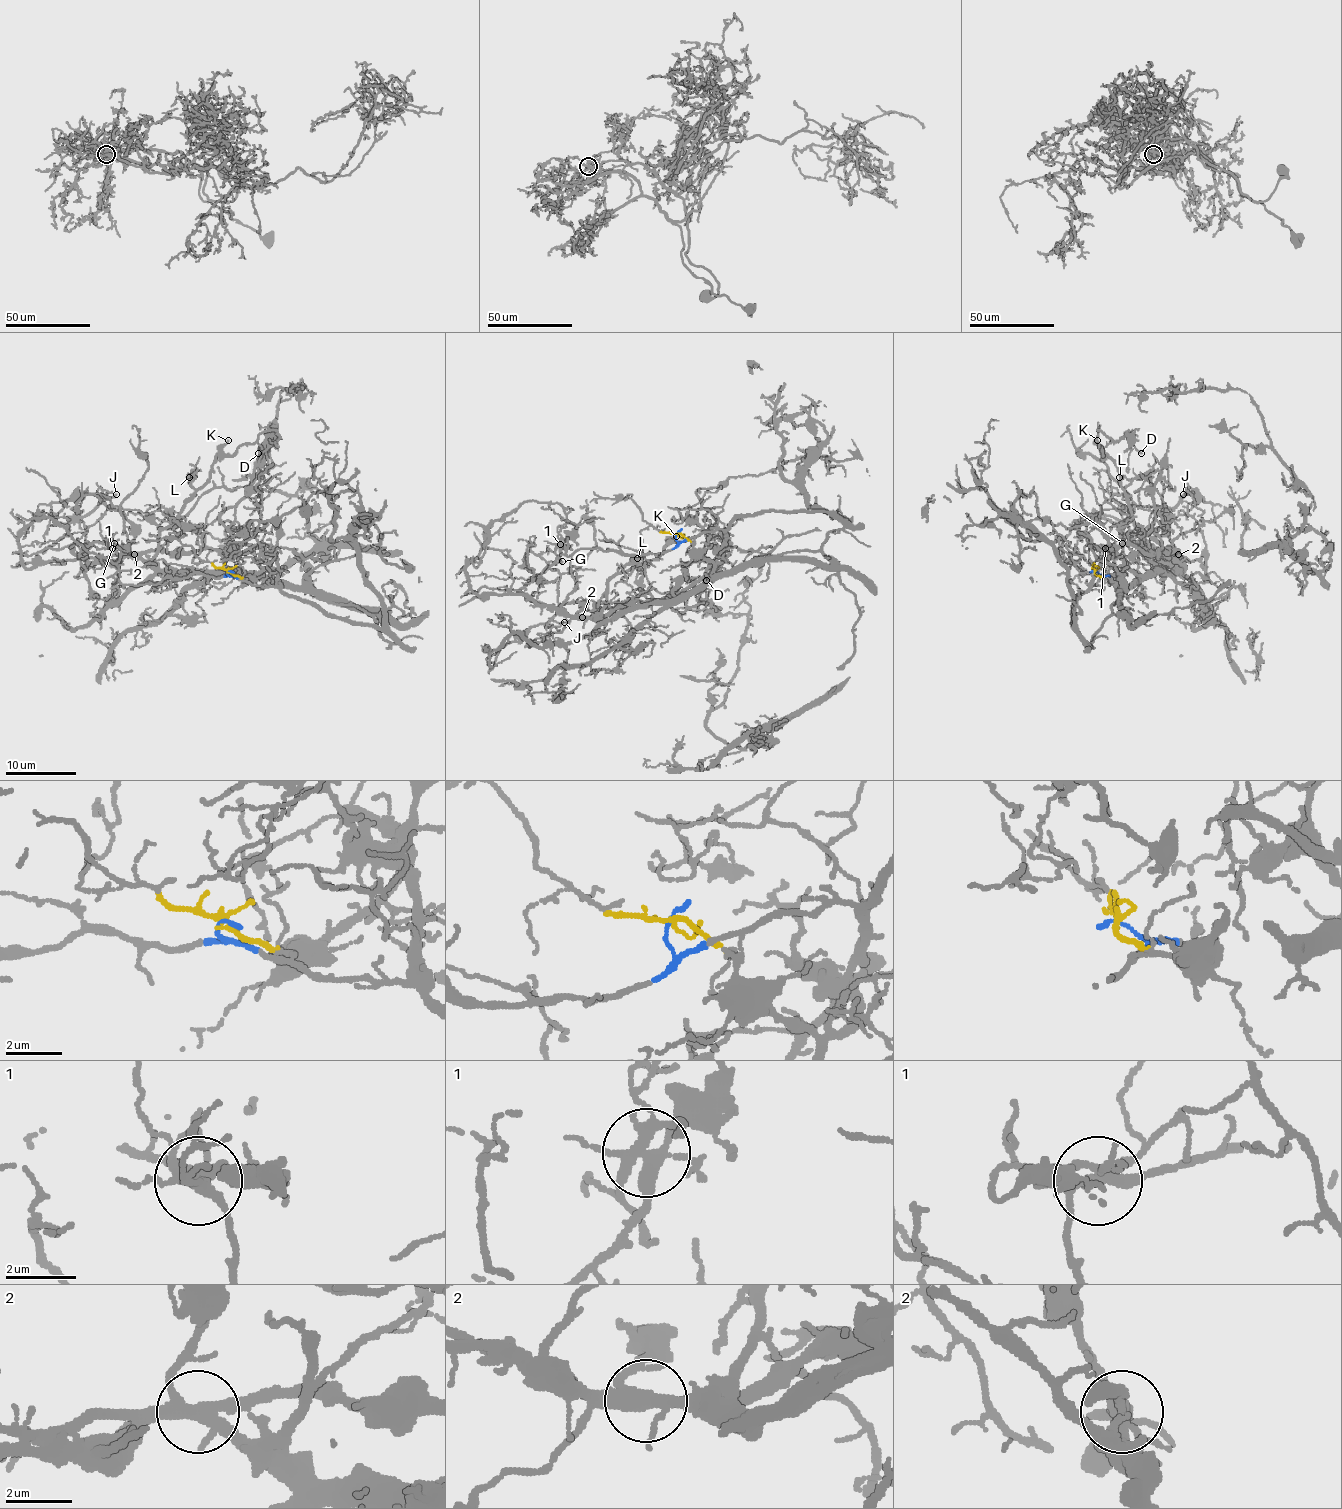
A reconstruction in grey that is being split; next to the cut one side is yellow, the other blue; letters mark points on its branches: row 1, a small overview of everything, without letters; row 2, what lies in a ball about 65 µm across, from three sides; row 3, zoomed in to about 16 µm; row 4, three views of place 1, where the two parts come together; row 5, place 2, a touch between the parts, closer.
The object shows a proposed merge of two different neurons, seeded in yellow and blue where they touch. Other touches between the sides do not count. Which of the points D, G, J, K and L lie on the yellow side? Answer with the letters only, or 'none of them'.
D, J, K, L

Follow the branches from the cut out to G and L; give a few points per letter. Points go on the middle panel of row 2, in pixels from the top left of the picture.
G: (676, 534), (678, 543), (658, 554), (633, 555), (598, 548), (566, 554), (564, 538), (556, 555), (563, 561)
L: (676, 534), (713, 564), (709, 578), (603, 619), (607, 584), (639, 570), (637, 559)

